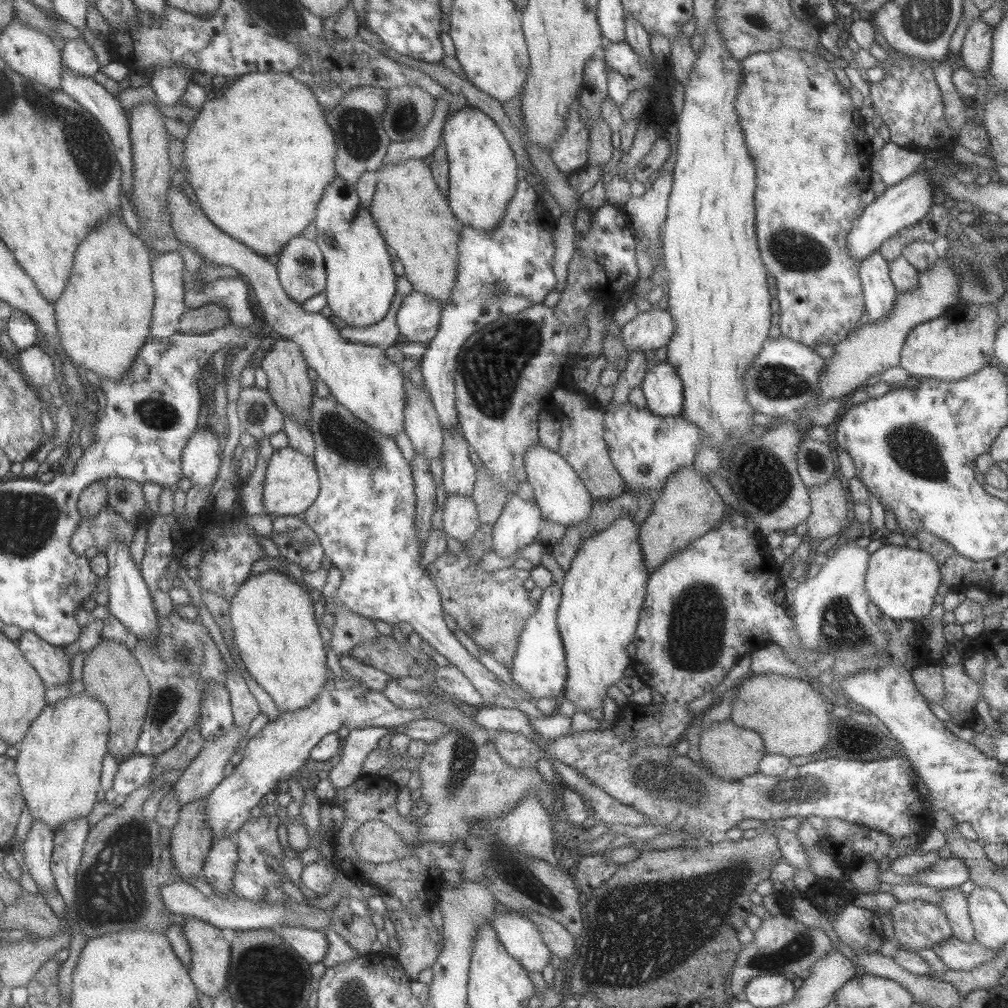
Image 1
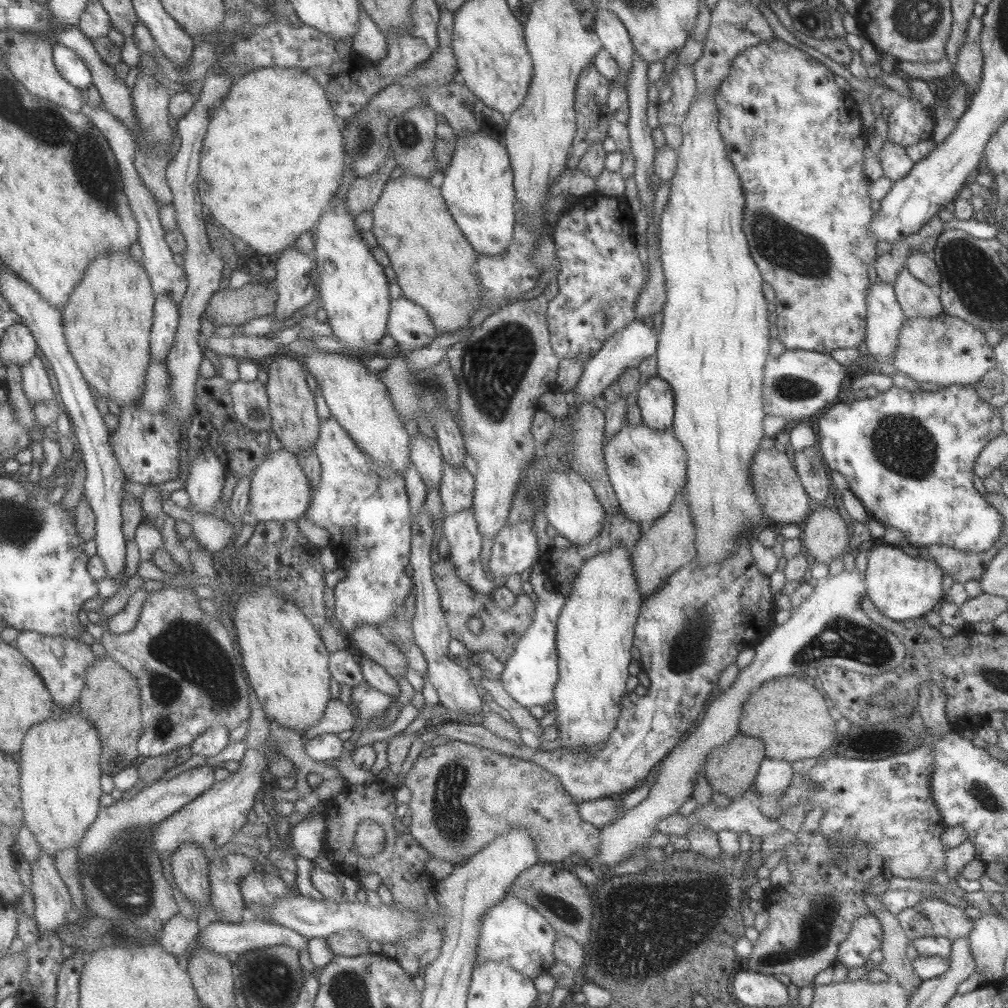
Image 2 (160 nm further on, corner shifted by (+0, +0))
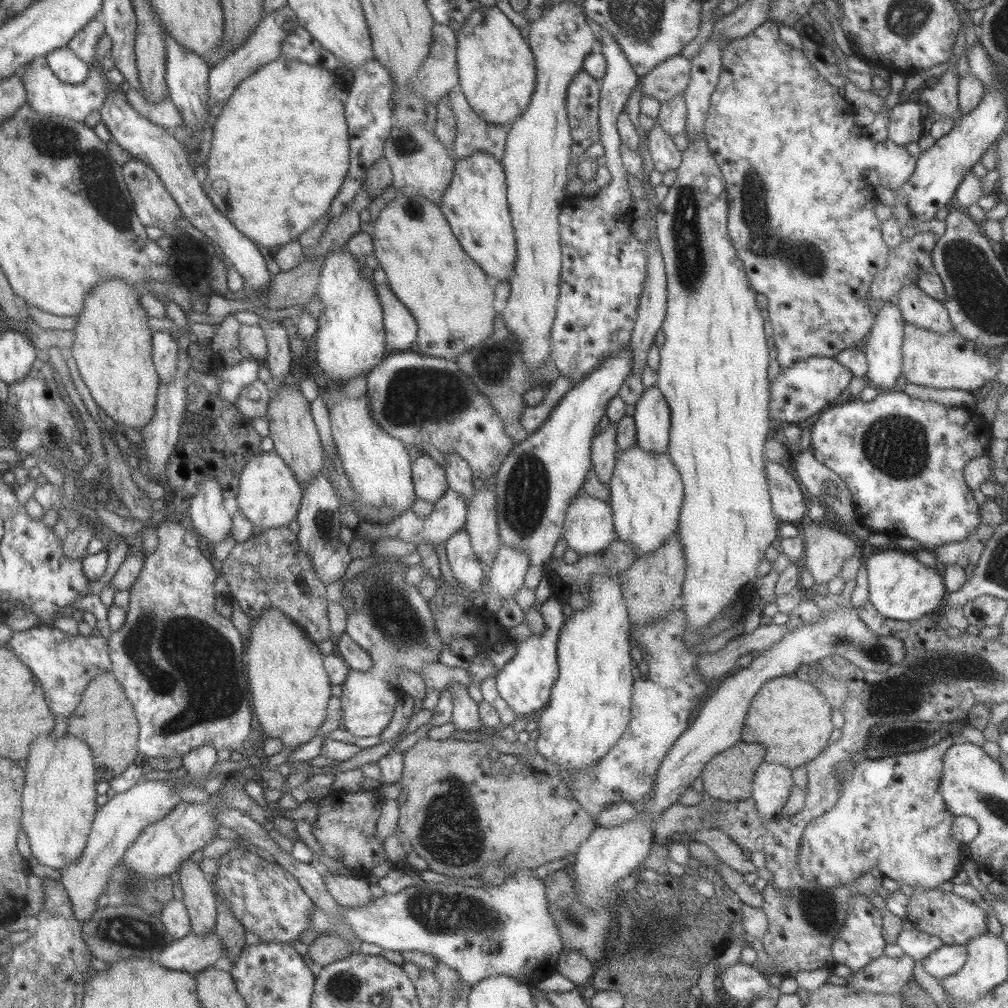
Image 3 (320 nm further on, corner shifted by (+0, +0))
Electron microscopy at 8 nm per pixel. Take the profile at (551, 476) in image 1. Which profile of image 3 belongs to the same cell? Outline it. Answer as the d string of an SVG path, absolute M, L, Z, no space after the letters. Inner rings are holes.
M579 490L567 507L562 538L580 556L607 548L616 538L610 505Z

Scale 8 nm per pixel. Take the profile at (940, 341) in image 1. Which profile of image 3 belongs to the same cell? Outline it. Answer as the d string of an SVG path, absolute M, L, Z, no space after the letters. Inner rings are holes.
M905 323L901 354L906 383L935 389L972 391L993 380L1000 369L996 352L977 353L975 344L961 338L953 328L949 334L935 334L932 330Z

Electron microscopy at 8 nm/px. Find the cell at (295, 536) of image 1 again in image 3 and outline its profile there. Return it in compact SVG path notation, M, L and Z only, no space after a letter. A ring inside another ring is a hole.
M287 527L269 528L262 531L260 536L251 536L247 542L235 544L222 562L221 574L230 589L230 598L237 601L243 614L250 619L257 618L268 608L276 608L290 618L312 642L319 643L329 638L325 585L315 574L308 555L299 548L297 534L290 532Z

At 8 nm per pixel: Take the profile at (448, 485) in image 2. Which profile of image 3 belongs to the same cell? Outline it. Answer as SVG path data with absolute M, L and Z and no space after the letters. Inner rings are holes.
M447 488L443 493L443 496L439 497L433 503L433 508L429 515L424 516L421 520L417 516L412 516L411 510L405 509L399 516L395 517L392 522L384 524L383 526L371 526L365 522L361 523L358 527L358 533L369 540L379 539L395 539L405 543L414 544L416 547L419 543L429 543L429 545L435 547L440 542L445 542L457 531L461 531L464 528L466 520L466 506L467 501L463 502L460 496L457 496L456 492Z

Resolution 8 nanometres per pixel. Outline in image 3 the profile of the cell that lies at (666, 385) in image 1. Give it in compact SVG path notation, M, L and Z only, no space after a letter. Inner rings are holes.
M644 388L634 405L636 445L643 453L663 455L668 448L671 412L659 389Z

